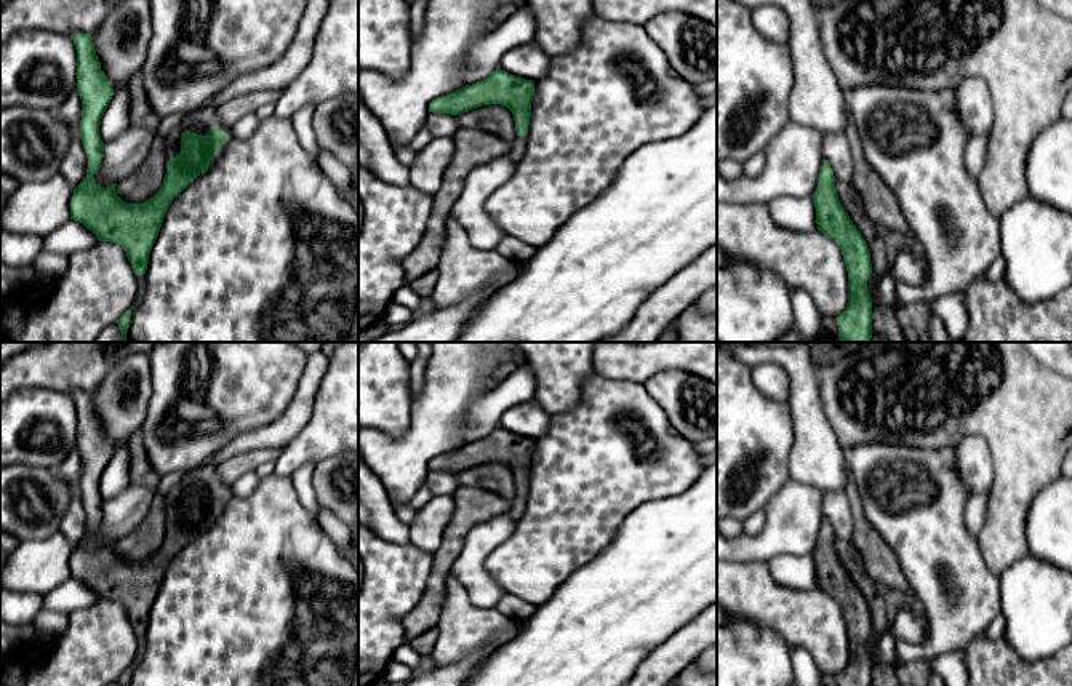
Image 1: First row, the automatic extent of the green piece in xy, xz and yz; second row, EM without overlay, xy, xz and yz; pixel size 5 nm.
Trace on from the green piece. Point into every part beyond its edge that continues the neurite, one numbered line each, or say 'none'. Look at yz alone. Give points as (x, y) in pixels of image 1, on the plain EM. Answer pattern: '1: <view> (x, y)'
none

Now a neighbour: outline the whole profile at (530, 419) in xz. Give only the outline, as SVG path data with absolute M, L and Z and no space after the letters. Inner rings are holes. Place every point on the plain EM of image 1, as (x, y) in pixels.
M530 400L504 411L498 425L515 435L536 440L547 432L550 421L552 414L538 401Z

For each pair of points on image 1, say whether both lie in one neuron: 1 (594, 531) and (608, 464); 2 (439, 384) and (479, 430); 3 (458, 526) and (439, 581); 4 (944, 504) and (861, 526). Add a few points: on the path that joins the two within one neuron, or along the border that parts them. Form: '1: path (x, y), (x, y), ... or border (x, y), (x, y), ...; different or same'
1: path (594, 515), (594, 480); same
2: border (492, 390), (471, 403), (464, 442); different
3: path (453, 539), (442, 568); same
4: border (856, 488), (866, 520), (893, 552); different

